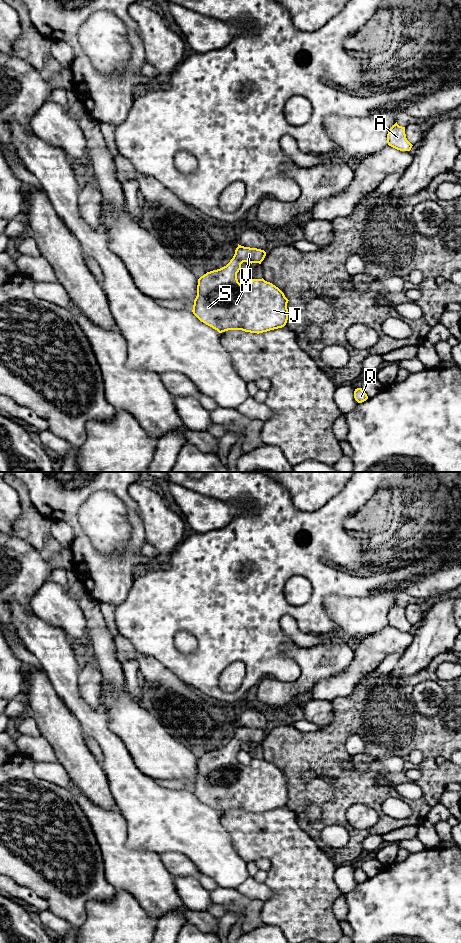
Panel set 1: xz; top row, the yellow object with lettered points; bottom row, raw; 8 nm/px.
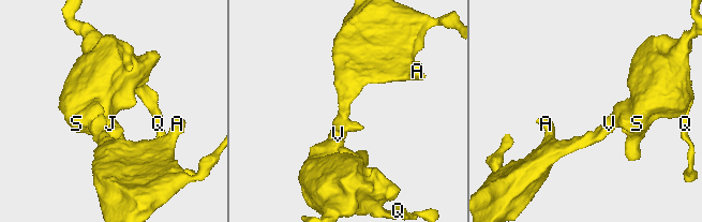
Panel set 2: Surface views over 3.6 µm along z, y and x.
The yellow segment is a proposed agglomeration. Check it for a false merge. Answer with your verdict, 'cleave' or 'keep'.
keep

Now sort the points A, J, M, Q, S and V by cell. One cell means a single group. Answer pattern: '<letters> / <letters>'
A J M Q S V

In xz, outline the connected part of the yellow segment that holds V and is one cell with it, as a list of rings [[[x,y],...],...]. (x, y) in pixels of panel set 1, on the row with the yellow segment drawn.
[[[238,244],[233,258],[226,266],[207,272],[198,279],[193,314],[219,333],[242,330],[259,334],[284,327],[288,320],[287,303],[289,301],[284,293],[263,278],[252,279],[247,286],[240,284],[237,279],[237,273],[241,270],[243,262],[261,264],[265,256],[264,250]]]

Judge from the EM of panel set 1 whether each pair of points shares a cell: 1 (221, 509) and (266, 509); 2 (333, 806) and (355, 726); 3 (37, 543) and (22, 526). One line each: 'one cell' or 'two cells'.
1: two cells
2: one cell
3: one cell

